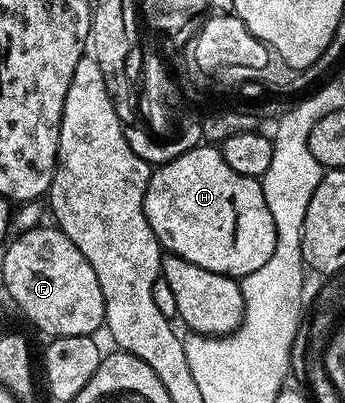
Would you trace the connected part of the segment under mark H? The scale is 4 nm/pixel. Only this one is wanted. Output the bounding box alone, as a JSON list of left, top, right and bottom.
[144,145,276,277]

